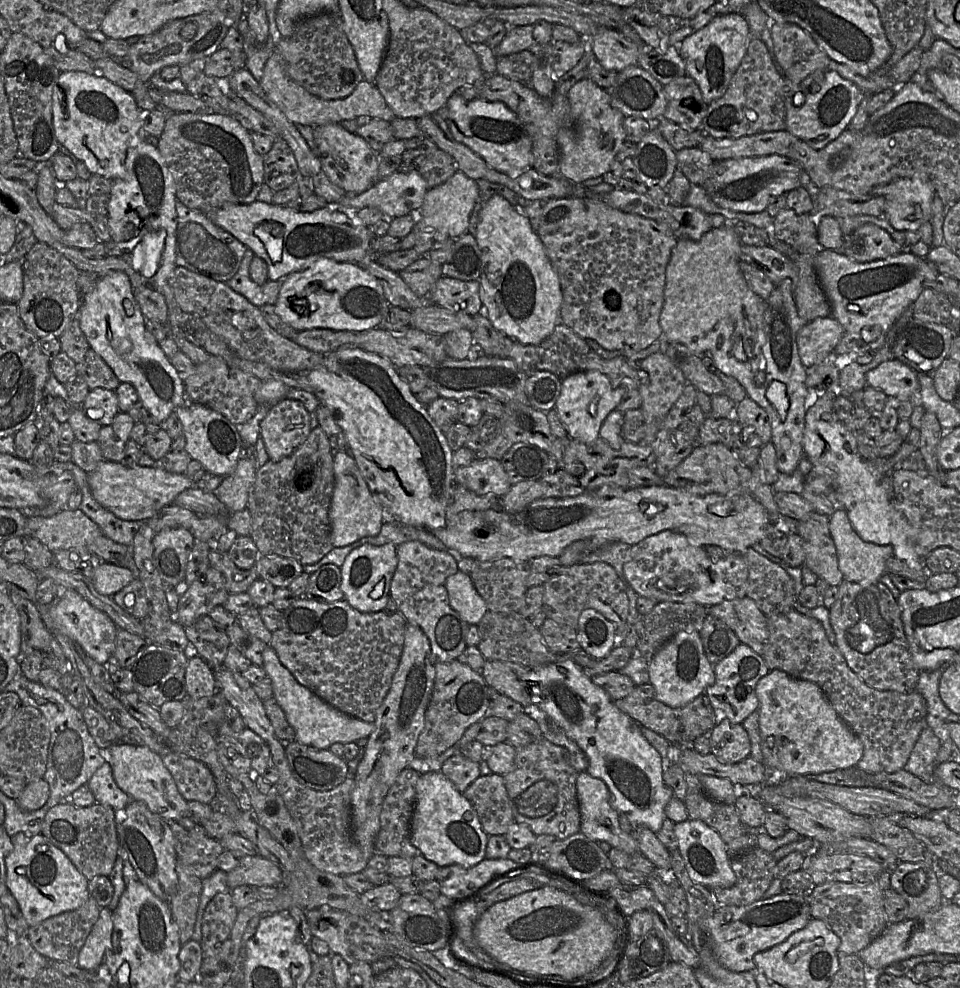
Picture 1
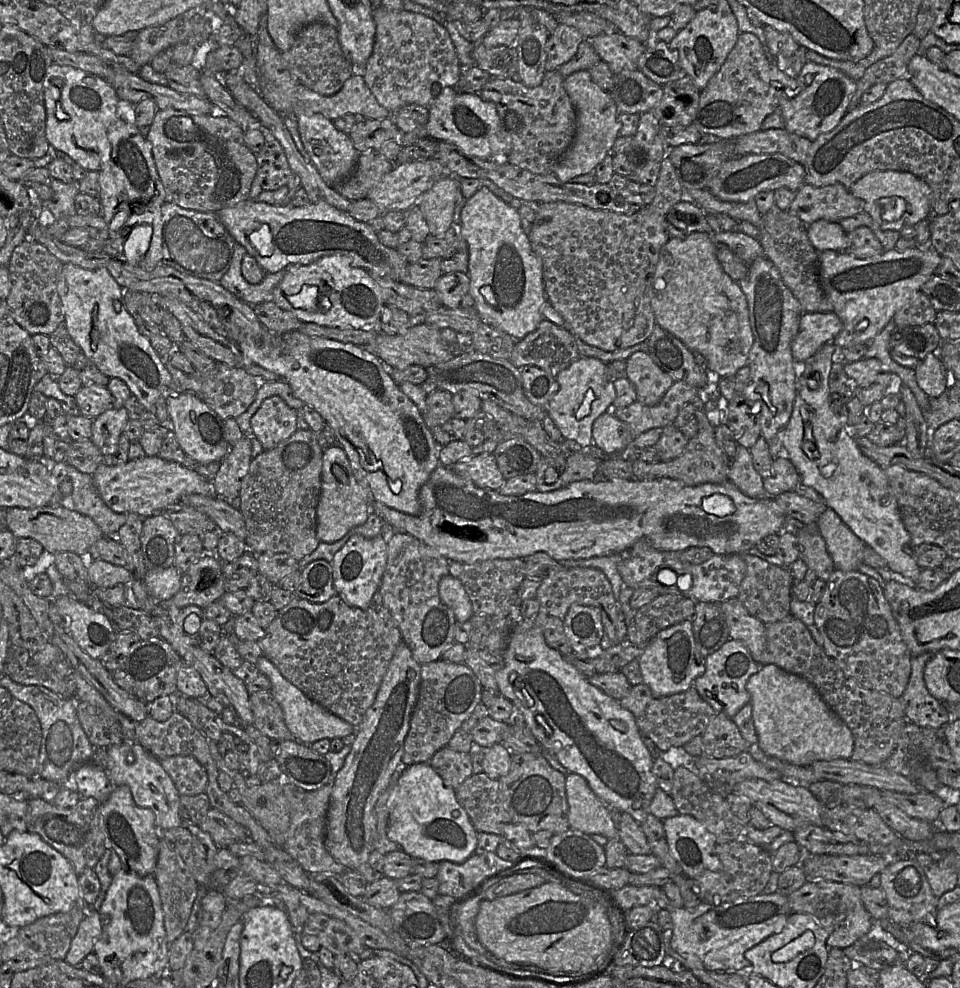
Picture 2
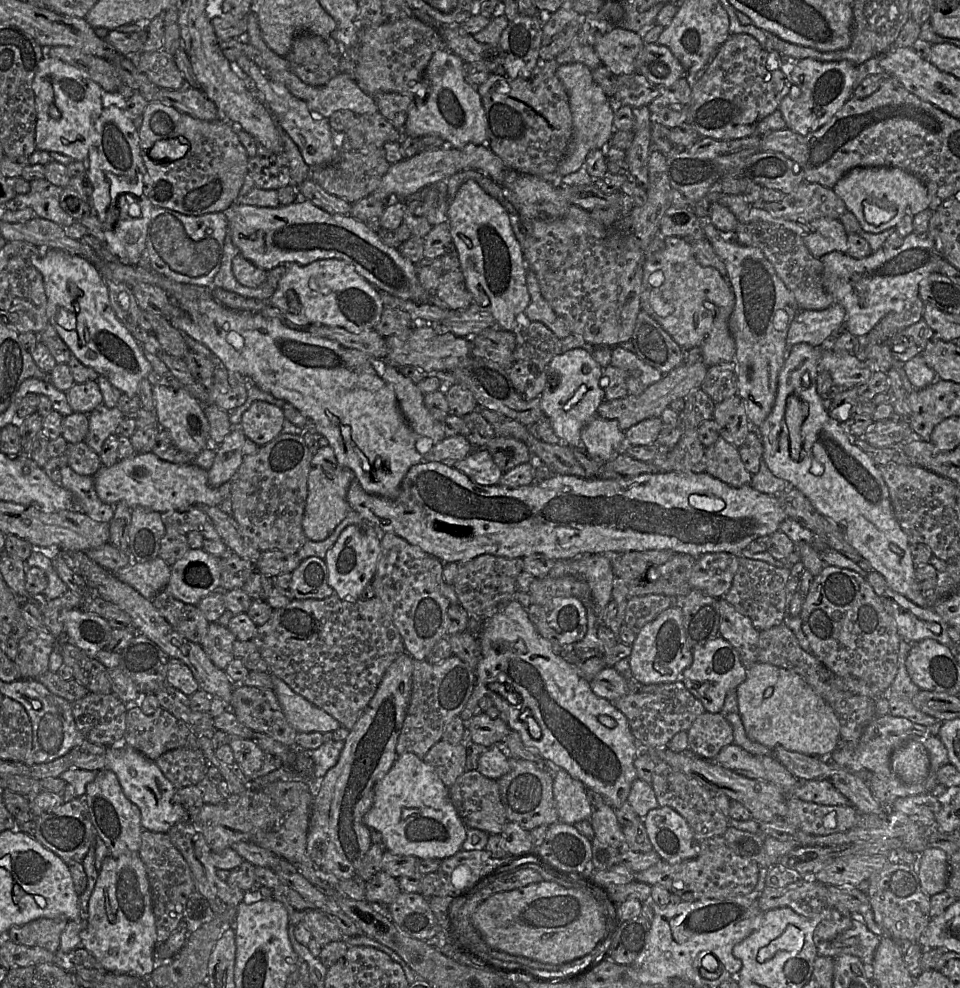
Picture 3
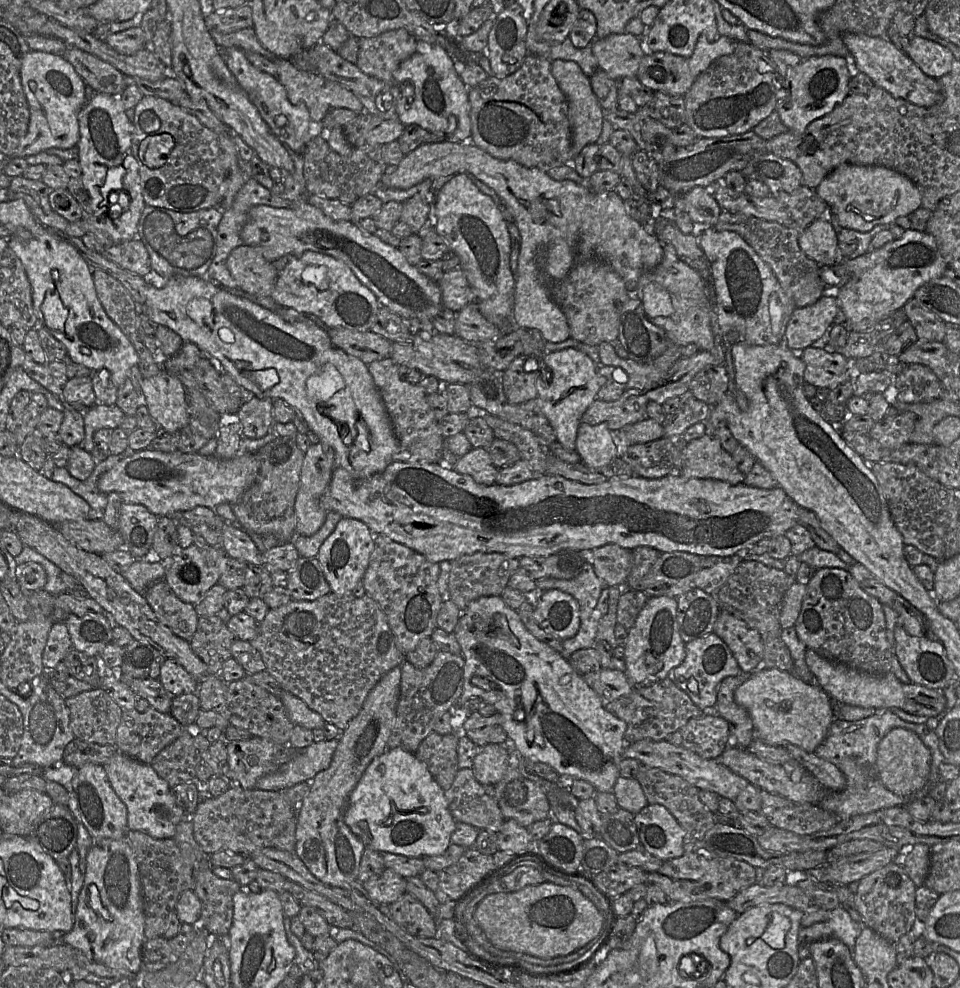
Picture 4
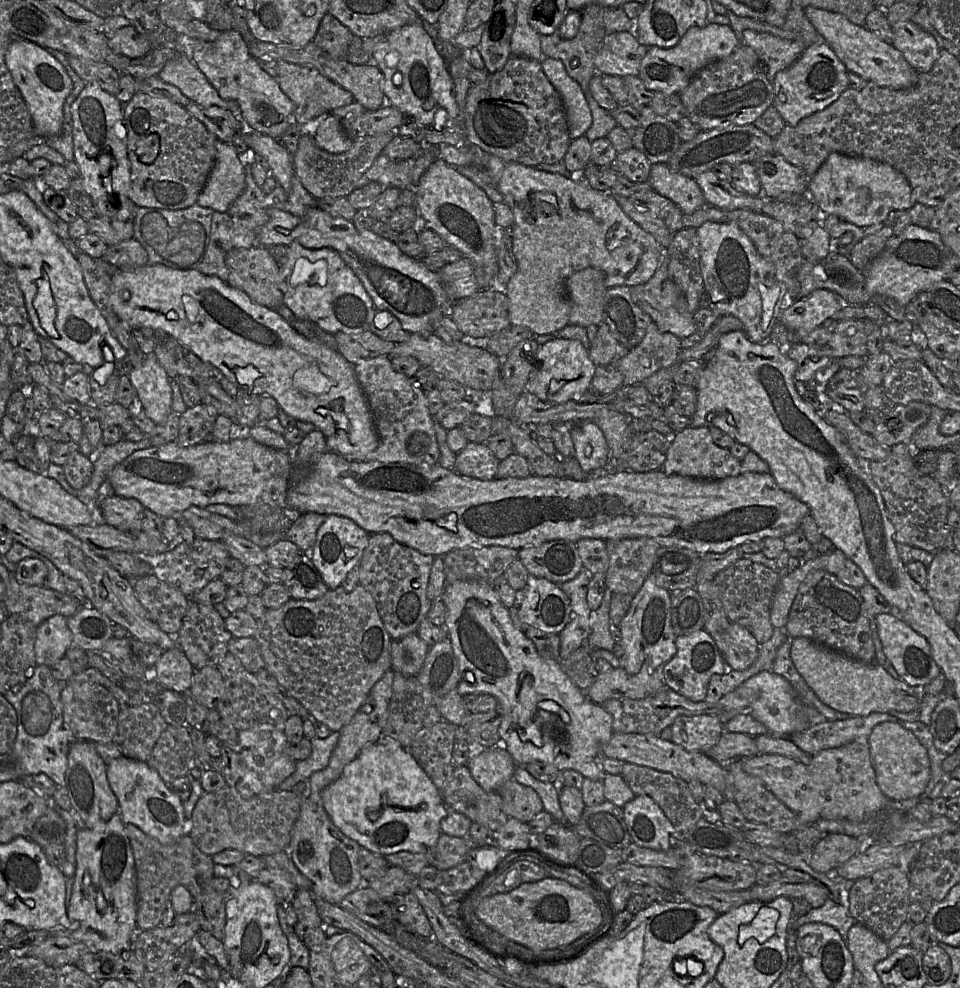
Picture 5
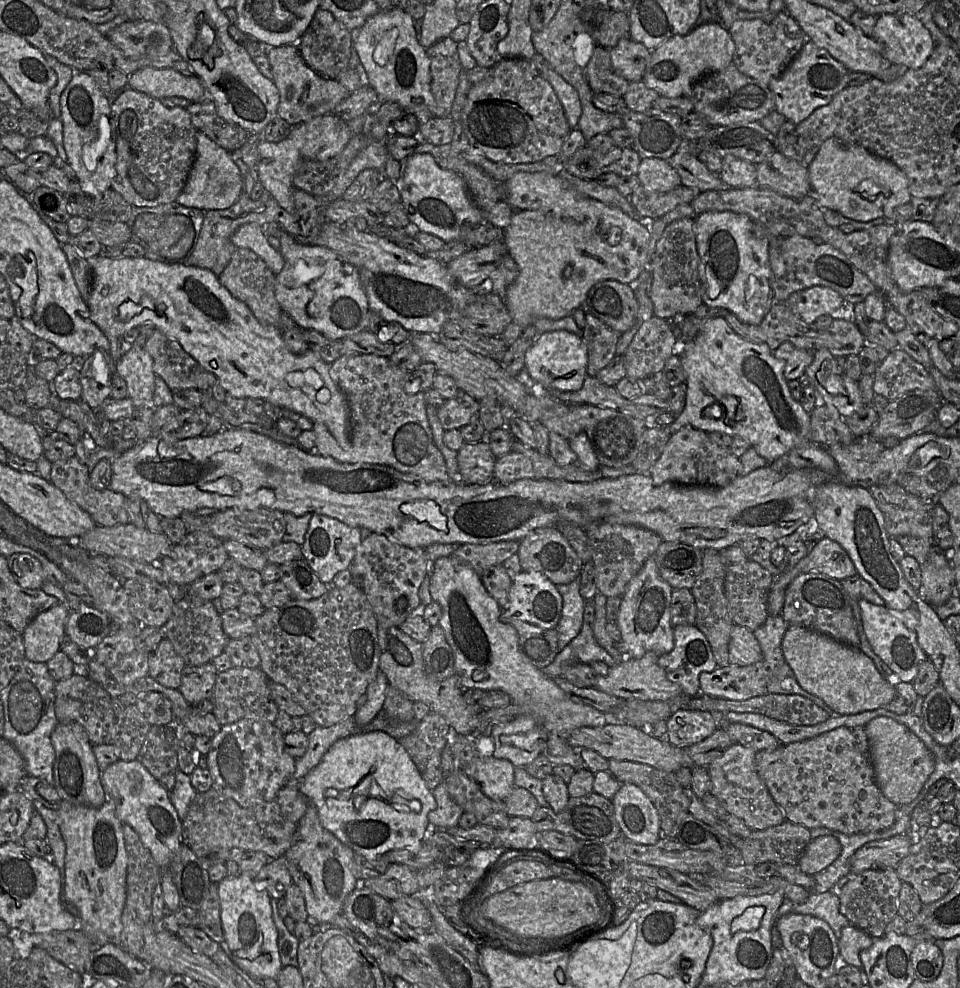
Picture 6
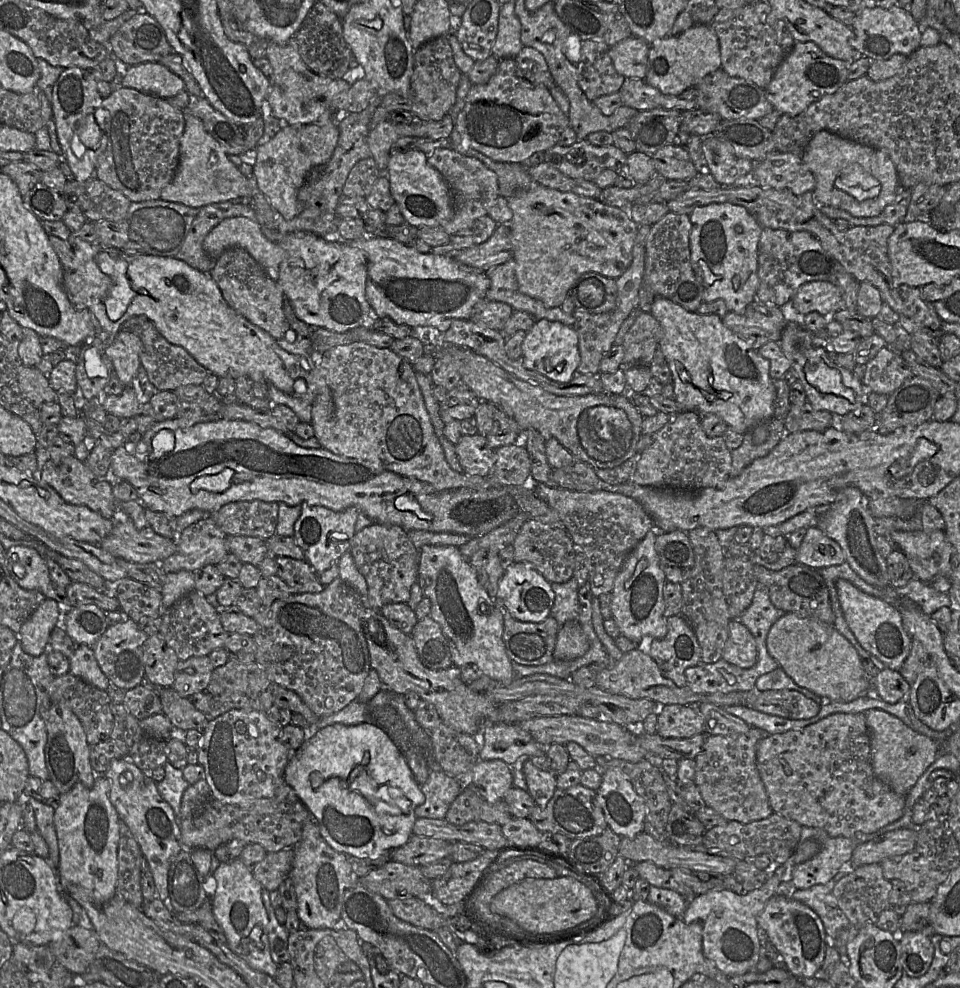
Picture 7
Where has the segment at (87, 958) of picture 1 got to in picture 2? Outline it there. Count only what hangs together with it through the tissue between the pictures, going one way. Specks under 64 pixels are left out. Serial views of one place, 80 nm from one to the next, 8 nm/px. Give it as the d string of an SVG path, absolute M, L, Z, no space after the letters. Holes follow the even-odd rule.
M87 907L87 914L81 921L71 942L65 962L80 967L82 960L93 952L94 944L101 935L101 921L98 911Z

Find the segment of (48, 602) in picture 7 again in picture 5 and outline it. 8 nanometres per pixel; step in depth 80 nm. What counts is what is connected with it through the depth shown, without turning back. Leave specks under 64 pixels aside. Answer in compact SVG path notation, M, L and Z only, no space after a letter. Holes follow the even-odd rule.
M54 615L36 628L34 650L38 665L51 667L65 656L68 648L73 645L67 618L63 615Z

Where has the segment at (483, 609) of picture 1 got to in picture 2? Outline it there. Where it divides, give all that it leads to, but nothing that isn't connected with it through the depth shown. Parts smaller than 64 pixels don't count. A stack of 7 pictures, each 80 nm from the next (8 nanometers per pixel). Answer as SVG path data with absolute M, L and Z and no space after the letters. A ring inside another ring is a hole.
M445 576L440 583L440 596L453 611L457 622L466 622L474 615L469 597L462 582L453 576Z

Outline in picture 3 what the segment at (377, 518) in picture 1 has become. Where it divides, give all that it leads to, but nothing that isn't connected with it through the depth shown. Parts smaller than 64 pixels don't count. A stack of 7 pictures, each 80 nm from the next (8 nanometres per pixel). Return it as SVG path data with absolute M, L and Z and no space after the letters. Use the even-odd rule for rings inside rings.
M322 447L313 453L308 477L308 496L302 522L304 533L309 540L325 540L353 511L347 501L347 492L354 479L355 476L350 468L339 464L331 447Z

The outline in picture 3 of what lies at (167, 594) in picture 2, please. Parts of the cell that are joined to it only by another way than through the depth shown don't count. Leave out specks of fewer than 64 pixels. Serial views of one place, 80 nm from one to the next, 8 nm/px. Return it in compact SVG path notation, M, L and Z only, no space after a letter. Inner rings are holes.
M159 556L146 562L131 562L114 574L143 597L152 600L166 588L171 576L171 567Z

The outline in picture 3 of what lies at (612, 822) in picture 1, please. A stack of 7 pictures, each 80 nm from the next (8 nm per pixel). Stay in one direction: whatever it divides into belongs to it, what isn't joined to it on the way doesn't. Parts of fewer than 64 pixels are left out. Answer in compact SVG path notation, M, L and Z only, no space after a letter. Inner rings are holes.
M564 770L554 775L553 795L559 821L574 825L589 820L594 808L587 798L586 790L581 782L573 779Z

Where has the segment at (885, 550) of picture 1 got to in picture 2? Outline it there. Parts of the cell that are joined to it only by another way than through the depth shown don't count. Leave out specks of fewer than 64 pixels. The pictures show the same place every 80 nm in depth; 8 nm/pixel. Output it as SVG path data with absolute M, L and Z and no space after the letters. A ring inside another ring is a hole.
M827 508L816 522L815 529L823 537L835 568L844 572L858 571L866 544L842 521L839 515Z

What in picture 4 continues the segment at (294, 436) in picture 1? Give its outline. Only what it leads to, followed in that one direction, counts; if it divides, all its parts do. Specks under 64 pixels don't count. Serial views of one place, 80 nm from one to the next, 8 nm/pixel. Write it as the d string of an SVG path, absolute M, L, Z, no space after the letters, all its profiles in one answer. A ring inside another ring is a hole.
M254 396L236 411L241 424L242 437L260 439L266 436L275 424L271 399Z

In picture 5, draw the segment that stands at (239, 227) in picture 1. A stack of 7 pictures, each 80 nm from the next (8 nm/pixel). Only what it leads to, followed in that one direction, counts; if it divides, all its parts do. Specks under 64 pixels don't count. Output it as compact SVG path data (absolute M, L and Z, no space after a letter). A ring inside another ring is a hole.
M317 206L308 209L303 217L297 217L276 208L269 209L268 215L268 222L258 230L258 245L269 248L280 244L288 246L292 242L297 242L307 249L330 248L336 251L358 276L375 308L389 311L400 321L403 329L410 334L430 335L434 333L435 321L450 313L454 302L449 298L439 272L428 269L420 259L409 257L390 240L378 236L370 230L357 229L351 220L334 218Z

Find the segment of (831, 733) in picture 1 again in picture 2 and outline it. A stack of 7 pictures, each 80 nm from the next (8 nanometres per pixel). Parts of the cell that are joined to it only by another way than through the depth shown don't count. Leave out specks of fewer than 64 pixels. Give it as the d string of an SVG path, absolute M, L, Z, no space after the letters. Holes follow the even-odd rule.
M767 664L761 665L759 671L748 679L746 683L746 689L750 695L752 718L758 736L759 746L765 754L775 757L781 761L803 767L809 767L812 763L816 761L850 759L854 749L854 738L850 728L845 725L845 723L829 708L829 706L822 699L816 688L807 680L800 676L788 673L776 665Z

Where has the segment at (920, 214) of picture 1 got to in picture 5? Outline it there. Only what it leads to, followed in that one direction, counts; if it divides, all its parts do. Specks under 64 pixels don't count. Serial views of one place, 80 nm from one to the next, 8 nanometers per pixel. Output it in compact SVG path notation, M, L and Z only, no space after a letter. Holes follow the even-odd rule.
M831 153L818 171L809 178L807 192L820 210L820 221L822 215L833 214L859 227L881 223L891 212L908 211L917 203L906 177L891 165L840 153Z

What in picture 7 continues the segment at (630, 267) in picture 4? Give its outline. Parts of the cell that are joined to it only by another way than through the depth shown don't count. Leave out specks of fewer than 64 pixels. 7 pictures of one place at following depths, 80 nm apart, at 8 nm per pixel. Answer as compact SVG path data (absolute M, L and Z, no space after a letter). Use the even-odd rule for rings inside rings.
M540 184L529 190L517 191L507 200L512 211L509 225L519 291L542 301L546 307L561 307L570 289L584 273L593 272L616 280L630 266L639 225L630 218L626 209Z

